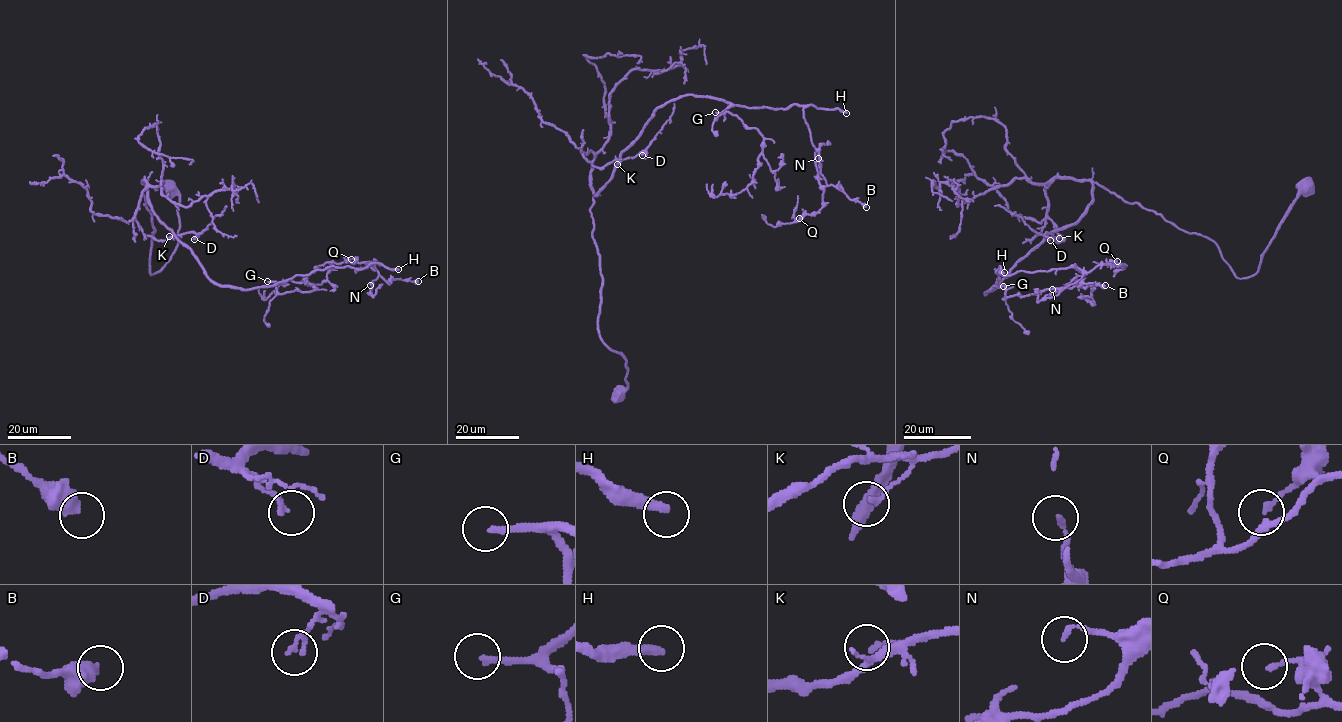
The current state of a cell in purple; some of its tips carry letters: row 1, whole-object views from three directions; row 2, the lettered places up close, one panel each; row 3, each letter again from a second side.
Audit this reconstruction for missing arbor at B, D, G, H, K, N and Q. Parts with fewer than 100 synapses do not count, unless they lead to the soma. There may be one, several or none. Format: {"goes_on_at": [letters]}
{"goes_on_at": ["G", "H"]}

